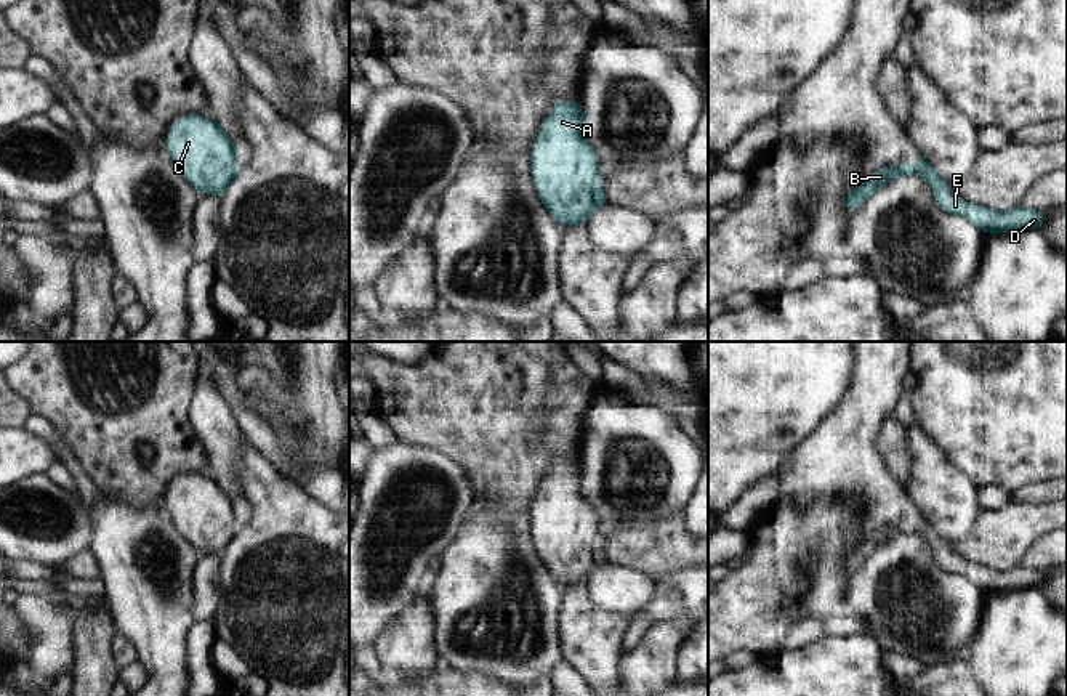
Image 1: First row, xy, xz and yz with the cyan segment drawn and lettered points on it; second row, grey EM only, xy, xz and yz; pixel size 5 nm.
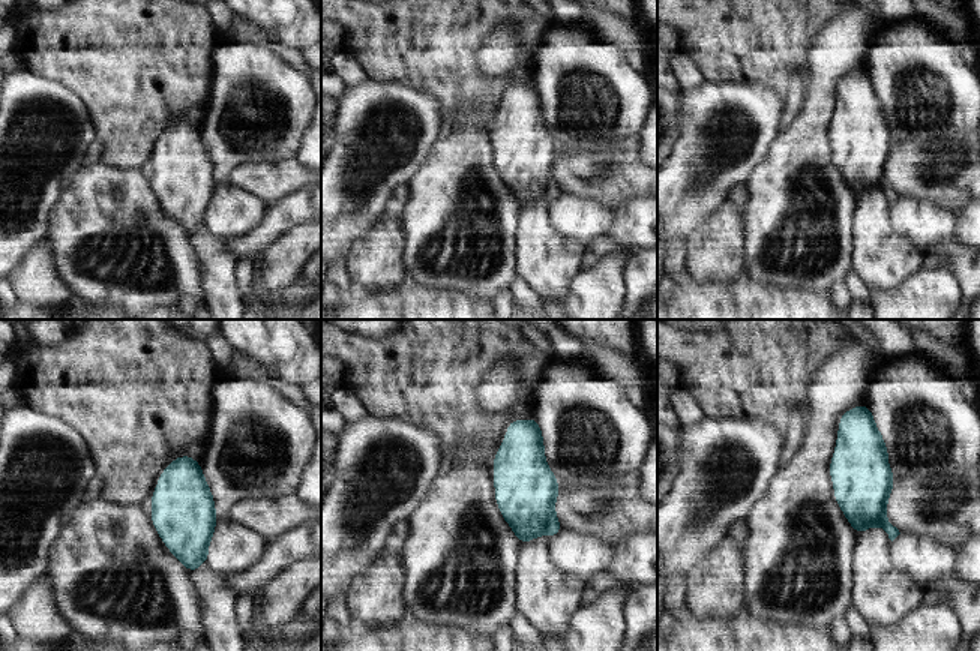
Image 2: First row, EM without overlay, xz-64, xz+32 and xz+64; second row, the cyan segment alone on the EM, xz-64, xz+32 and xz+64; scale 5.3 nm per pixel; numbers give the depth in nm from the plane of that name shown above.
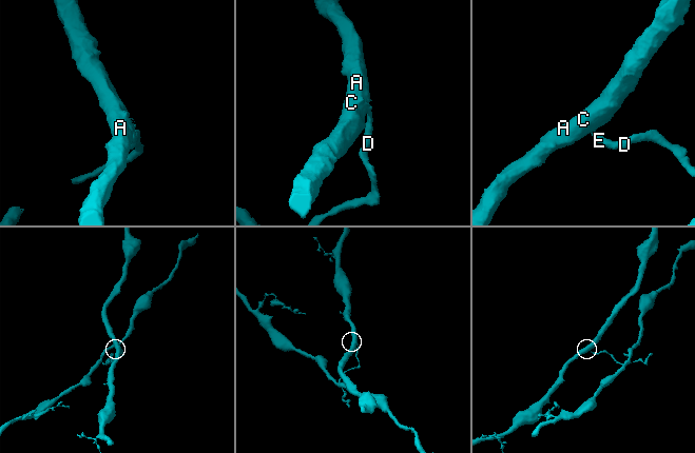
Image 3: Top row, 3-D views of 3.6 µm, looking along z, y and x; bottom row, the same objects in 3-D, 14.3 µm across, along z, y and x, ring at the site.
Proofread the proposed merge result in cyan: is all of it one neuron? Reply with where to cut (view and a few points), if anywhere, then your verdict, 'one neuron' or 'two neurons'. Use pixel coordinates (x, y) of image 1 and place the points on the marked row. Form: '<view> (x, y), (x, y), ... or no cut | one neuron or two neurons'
xz (601, 172), (595, 186), (593, 210) | two neurons

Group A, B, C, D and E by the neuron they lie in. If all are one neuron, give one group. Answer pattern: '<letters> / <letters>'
A B C / D E

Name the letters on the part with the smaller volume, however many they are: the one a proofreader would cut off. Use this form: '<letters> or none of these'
D, E

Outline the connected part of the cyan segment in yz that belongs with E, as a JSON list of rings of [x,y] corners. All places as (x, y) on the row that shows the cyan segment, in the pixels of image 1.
[[[920,154],[920,162],[910,165],[900,162],[900,168],[908,175],[918,175],[934,189],[937,205],[948,215],[966,216],[977,229],[985,234],[1017,233],[1030,228],[1043,228],[1049,213],[1037,208],[1014,207],[998,212],[984,205],[966,204],[947,189],[939,172]]]

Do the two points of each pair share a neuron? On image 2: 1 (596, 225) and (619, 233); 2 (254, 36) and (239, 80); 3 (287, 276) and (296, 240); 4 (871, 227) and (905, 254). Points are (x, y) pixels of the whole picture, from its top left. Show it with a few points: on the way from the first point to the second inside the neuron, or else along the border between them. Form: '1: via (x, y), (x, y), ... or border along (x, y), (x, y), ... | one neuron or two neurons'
1: border along (614, 209), (611, 228), (605, 237) | two neurons
2: border along (233, 39), (266, 45), (284, 57) | two neurons
3: via (287, 267), (287, 258), (296, 249) | one neuron
4: via (880, 236), (896, 252) | one neuron

